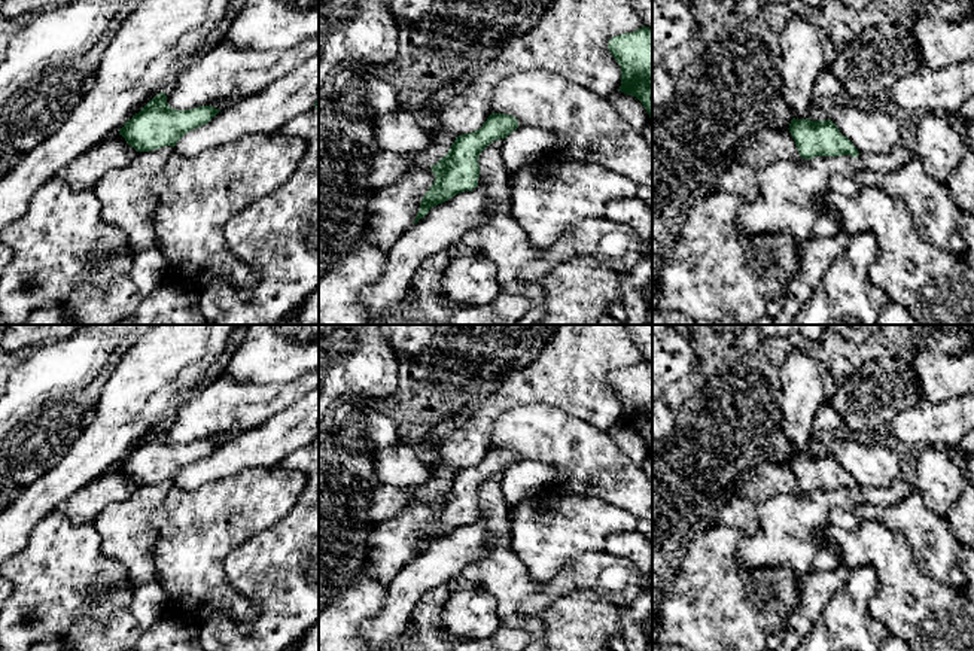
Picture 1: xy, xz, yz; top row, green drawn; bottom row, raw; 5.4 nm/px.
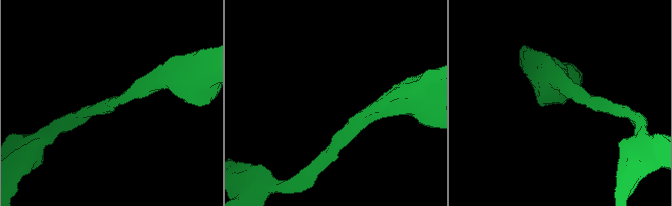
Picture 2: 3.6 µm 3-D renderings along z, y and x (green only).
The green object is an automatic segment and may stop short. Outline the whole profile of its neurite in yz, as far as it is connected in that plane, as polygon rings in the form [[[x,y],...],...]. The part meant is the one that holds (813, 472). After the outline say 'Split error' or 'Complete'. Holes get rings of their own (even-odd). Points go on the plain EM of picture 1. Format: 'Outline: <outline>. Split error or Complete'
Outline: [[[792,451],[789,466],[803,493],[816,490],[859,490],[853,477],[840,466],[837,459],[828,454],[810,454]]]. Complete

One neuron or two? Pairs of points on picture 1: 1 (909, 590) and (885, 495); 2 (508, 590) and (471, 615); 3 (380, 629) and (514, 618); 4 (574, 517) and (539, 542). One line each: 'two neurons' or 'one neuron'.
1: two neurons
2: two neurons
3: two neurons
4: one neuron

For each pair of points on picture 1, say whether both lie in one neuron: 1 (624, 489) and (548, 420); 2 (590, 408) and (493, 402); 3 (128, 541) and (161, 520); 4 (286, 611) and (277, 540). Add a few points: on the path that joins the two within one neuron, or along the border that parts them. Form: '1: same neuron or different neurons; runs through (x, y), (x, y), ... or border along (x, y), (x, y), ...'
1: same neuron; runs through (603, 471), (580, 450), (571, 450), (562, 441)
2: same neuron; runs through (566, 392), (517, 392)
3: different neurons; border along (167, 492), (152, 516), (157, 532), (154, 560)
4: same neuron; runs through (285, 593), (283, 557)

